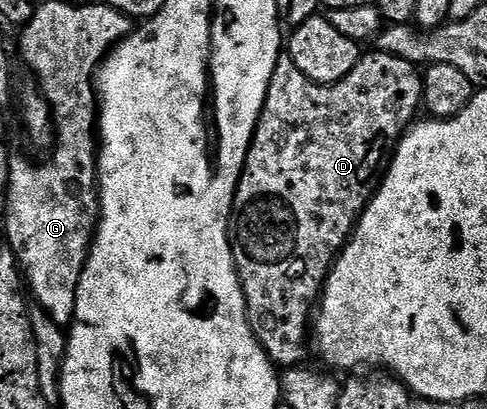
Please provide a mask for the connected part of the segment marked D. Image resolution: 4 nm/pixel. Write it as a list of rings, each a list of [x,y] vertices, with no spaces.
[[[377,49],[371,51],[371,55],[363,54],[359,58],[356,69],[352,69],[352,73],[348,73],[348,77],[344,77],[339,83],[327,84],[313,83],[311,79],[304,77],[304,73],[300,73],[300,69],[296,69],[289,53],[279,55],[276,69],[272,73],[272,81],[268,85],[268,93],[258,118],[258,124],[254,130],[254,136],[250,142],[248,157],[242,167],[242,176],[238,179],[238,188],[234,194],[234,208],[230,210],[230,248],[234,254],[234,264],[238,270],[240,285],[246,298],[246,316],[250,322],[252,333],[258,338],[258,344],[266,351],[270,362],[282,369],[297,368],[301,364],[298,362],[305,357],[306,347],[302,342],[306,339],[306,331],[308,339],[308,320],[319,302],[326,275],[333,267],[338,252],[350,242],[350,237],[354,234],[354,226],[357,225],[359,217],[362,216],[362,210],[370,202],[370,198],[374,195],[380,182],[380,172],[387,166],[399,139],[410,130],[415,122],[414,114],[423,106],[423,76],[420,74],[419,68],[395,55],[389,55]]]

